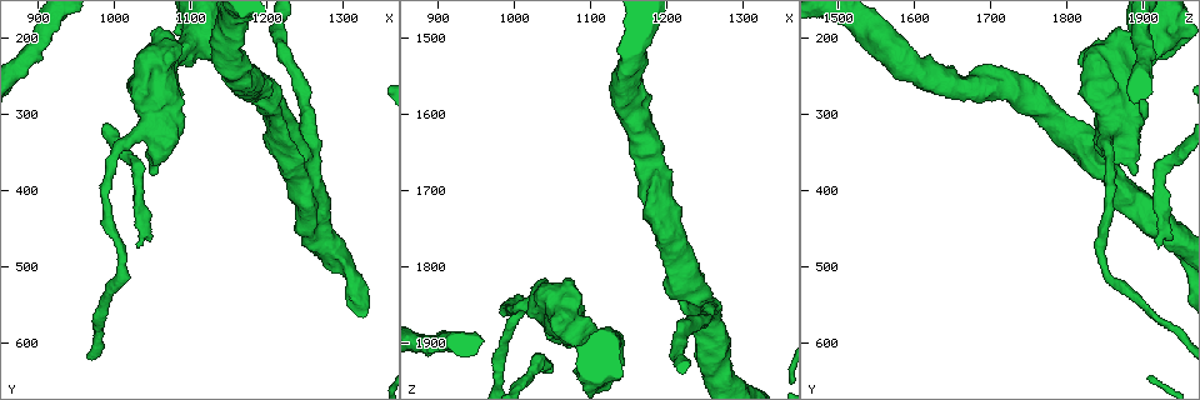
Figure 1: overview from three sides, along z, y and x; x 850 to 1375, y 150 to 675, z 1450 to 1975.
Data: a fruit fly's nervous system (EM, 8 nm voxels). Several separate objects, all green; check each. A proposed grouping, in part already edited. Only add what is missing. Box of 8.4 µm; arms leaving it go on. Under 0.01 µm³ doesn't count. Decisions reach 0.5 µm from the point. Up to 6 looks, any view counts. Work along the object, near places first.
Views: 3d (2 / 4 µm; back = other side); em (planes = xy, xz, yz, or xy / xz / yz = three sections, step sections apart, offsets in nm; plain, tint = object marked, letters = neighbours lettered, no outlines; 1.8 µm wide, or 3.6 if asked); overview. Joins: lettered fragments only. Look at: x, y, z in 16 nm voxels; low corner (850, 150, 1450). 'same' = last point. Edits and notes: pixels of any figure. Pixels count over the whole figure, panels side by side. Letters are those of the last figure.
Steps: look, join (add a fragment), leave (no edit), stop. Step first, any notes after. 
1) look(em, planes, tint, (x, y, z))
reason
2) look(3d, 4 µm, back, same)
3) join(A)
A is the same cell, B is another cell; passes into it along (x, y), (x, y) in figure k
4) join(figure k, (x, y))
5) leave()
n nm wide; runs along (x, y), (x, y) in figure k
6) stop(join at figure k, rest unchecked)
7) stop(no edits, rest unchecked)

look(3d, 4 µm, (1040, 320, 1855))
calibre changes

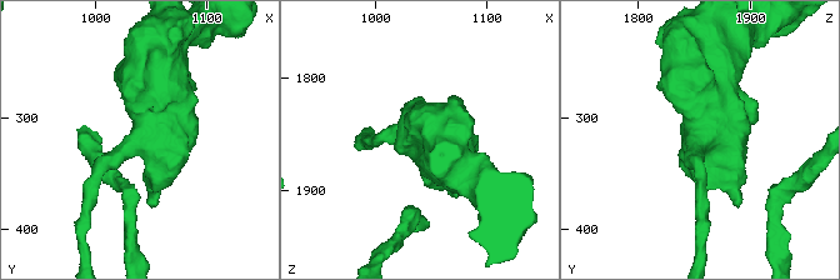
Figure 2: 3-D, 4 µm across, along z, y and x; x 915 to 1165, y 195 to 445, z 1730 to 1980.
look(em, 3.6 µm, planes, plain, (1042, 320, 1856))
shape alone is not enough

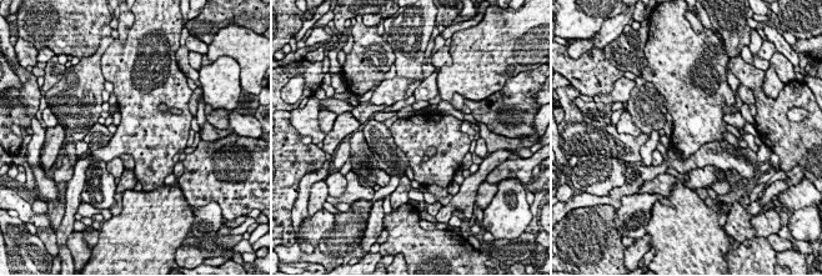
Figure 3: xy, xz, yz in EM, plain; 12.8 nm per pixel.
look(em, 3.6 µm, planes, letters, same)

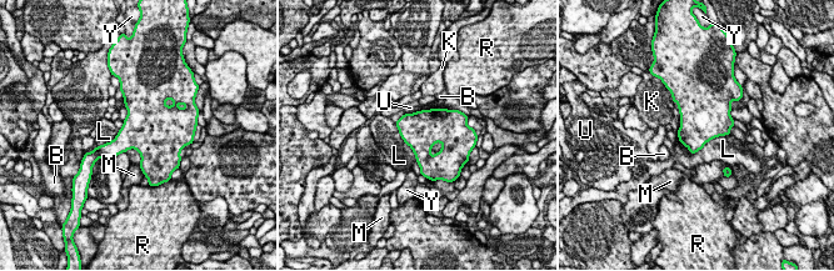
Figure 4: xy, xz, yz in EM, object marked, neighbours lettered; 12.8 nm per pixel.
leave()
B, K, L, M, R, U and Y are other cells; border along (730, 134), (694, 152), (679, 142) in figure 4; none of them fits

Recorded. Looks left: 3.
look(3d, 4 µm, (1045, 190, 1875))
an open end

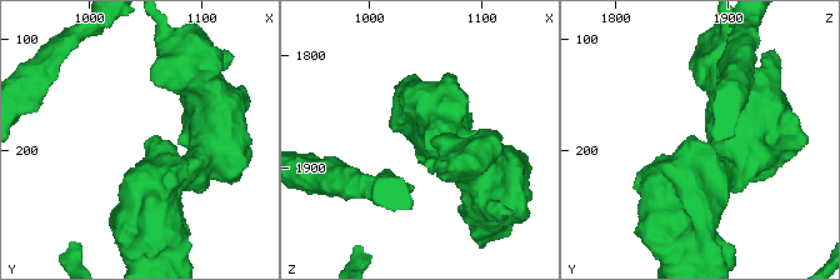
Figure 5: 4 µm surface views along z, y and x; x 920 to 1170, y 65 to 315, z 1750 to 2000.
look(em, planes, tint, (1048, 188, 1878))

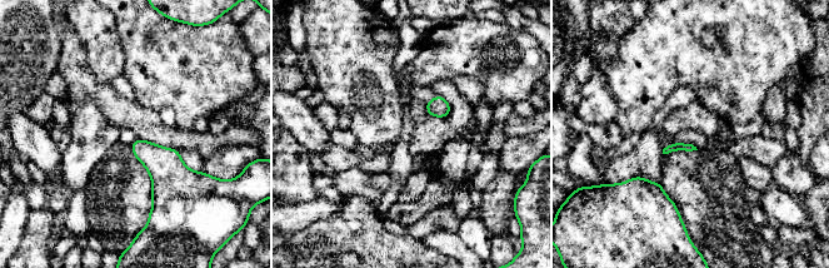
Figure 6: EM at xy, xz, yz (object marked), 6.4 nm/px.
look(em, planes, letters, same)
see the neighbours

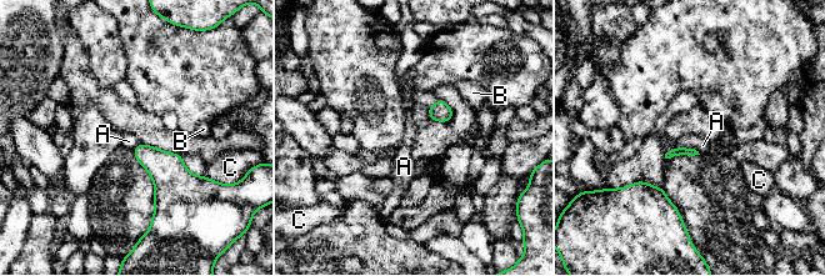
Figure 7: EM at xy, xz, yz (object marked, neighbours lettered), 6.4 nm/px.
leave()
A, B and C are other cells; border along (665, 154), (678, 146), (700, 154) in figure 7; no lettered fragment goes on from it

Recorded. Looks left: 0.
stop(no edits, rest unchecked)

